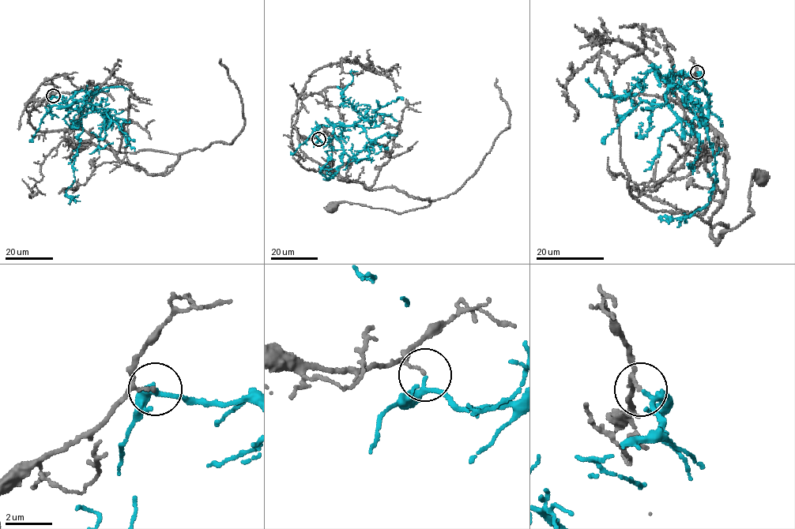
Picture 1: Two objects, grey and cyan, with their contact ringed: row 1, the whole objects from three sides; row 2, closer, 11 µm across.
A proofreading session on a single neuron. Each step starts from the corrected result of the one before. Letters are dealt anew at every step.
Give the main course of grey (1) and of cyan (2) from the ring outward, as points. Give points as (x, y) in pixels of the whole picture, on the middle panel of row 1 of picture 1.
1: (318, 139), (295, 128), (300, 149), (341, 177), (430, 200), (401, 213), (346, 202), (332, 207)
2: (318, 139), (327, 142), (335, 135), (344, 151), (342, 164), (328, 180), (320, 171), (328, 160), (325, 151)

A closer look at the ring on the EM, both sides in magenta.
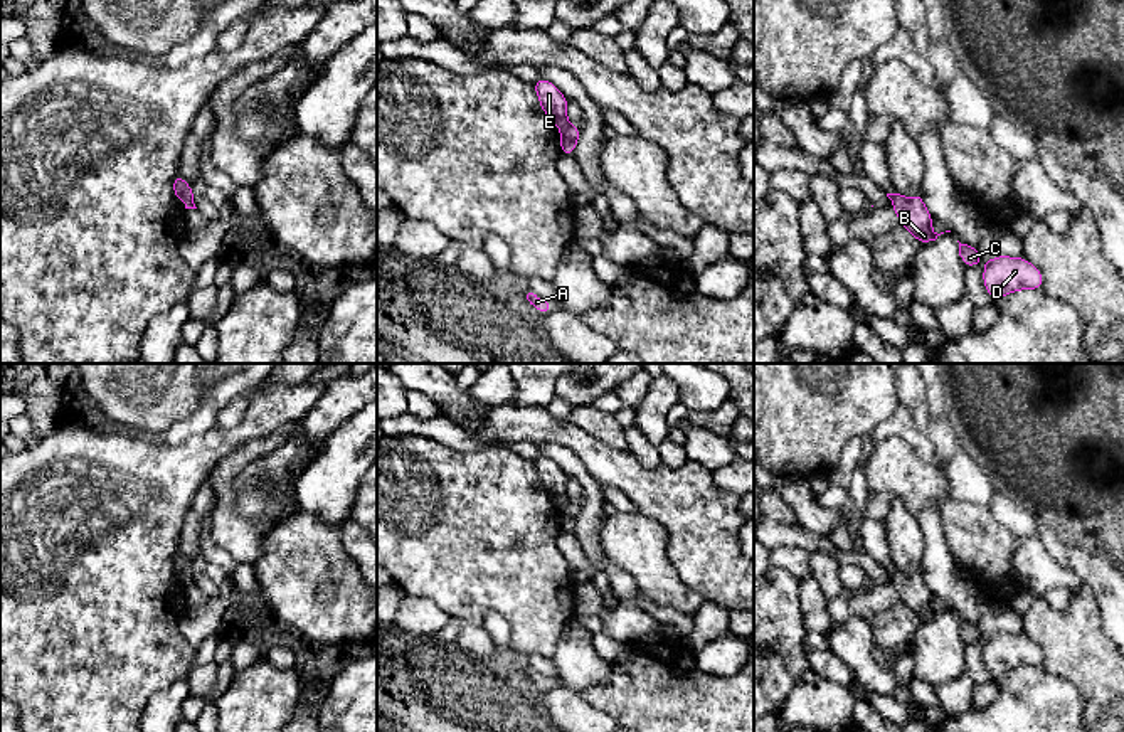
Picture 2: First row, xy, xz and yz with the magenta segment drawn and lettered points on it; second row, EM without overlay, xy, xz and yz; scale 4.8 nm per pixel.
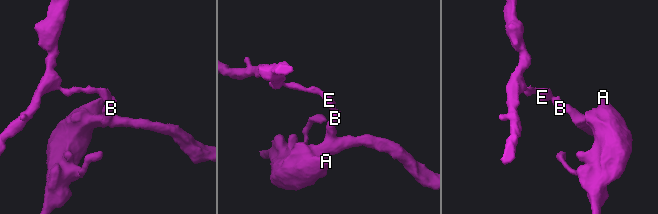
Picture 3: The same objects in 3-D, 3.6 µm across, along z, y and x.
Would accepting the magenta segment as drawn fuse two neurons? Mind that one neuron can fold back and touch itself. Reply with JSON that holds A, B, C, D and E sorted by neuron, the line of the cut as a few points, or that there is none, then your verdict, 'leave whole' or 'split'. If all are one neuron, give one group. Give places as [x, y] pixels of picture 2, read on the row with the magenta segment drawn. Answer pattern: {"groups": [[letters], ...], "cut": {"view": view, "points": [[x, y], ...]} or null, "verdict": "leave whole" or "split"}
{"groups": [["A", "B", "C", "D"], ["E"]], "cut": {"view": "xz", "points": [[569, 123], [561, 130]]}, "verdict": "split"}

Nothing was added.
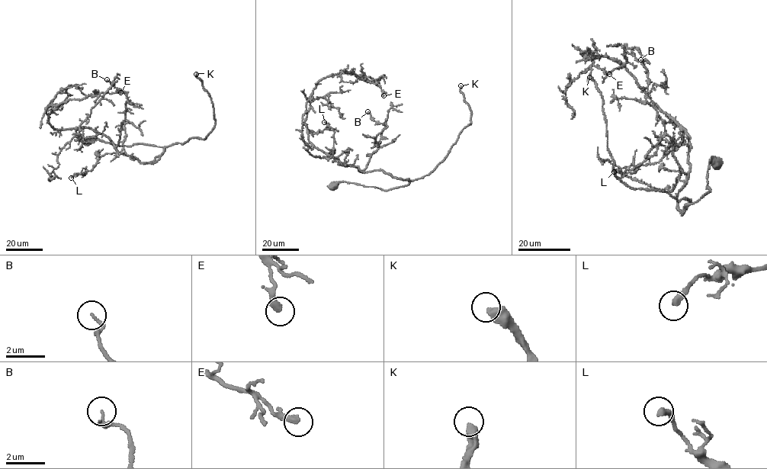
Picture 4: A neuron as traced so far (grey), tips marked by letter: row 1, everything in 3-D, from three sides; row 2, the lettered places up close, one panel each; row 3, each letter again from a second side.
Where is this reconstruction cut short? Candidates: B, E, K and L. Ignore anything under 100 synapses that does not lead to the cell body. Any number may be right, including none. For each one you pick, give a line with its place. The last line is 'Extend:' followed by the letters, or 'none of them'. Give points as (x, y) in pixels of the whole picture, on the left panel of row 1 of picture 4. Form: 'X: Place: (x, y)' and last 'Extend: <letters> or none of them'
K: Place: (196, 74)
Extend: K

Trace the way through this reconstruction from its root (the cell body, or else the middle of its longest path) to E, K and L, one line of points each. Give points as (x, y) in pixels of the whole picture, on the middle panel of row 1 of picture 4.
E: (333, 185), (388, 191), (409, 182), (346, 165), (309, 140), (306, 101), (322, 78), (360, 75), (383, 95)
K: (333, 185), (346, 181), (388, 191), (428, 175), (471, 123), (471, 110), (464, 101), (460, 85)
L: (333, 185), (346, 181), (388, 191), (409, 181), (338, 164), (332, 155), (334, 131), (324, 122)

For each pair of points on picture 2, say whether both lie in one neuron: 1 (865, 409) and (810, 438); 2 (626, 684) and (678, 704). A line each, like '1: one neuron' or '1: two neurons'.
1: one neuron
2: one neuron

